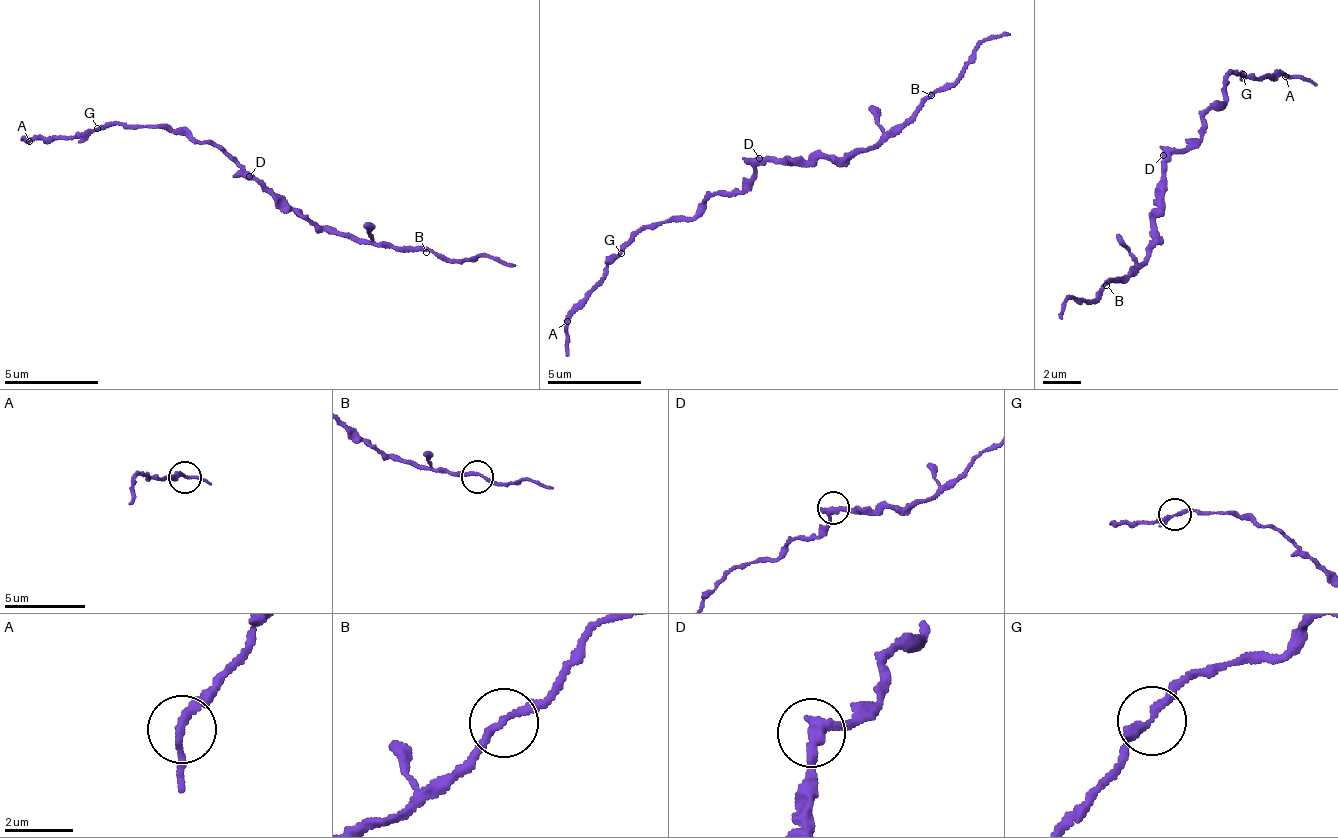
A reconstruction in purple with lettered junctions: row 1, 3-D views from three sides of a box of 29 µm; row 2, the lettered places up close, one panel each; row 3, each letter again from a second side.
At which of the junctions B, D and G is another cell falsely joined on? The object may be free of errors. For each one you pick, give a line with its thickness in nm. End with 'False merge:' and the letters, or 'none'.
False merge: none

